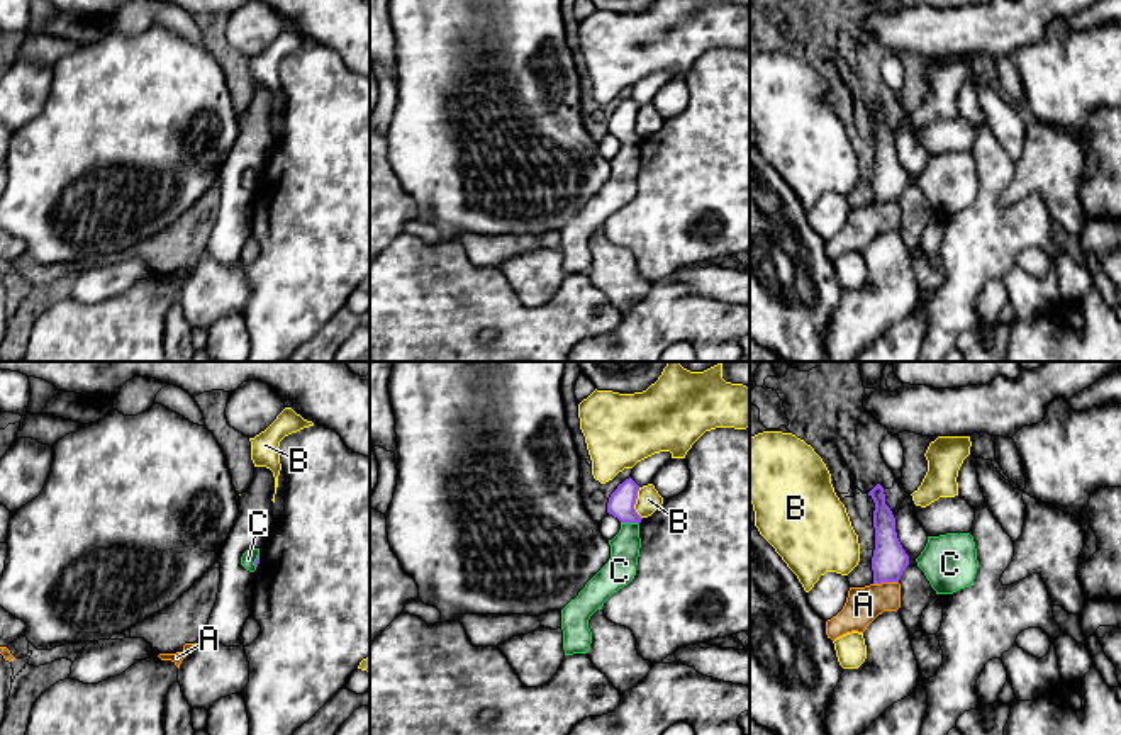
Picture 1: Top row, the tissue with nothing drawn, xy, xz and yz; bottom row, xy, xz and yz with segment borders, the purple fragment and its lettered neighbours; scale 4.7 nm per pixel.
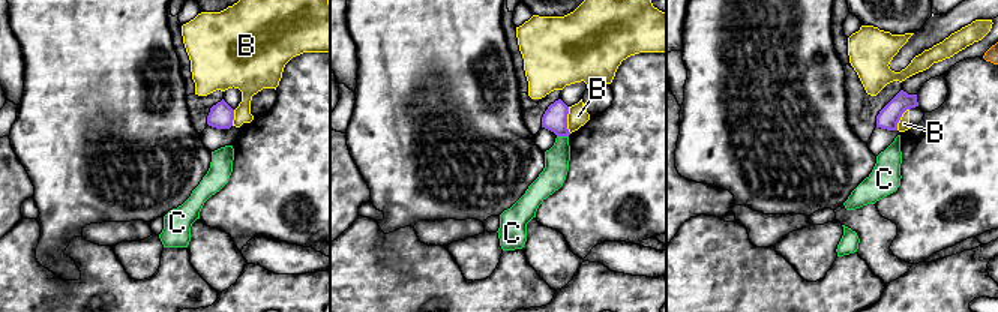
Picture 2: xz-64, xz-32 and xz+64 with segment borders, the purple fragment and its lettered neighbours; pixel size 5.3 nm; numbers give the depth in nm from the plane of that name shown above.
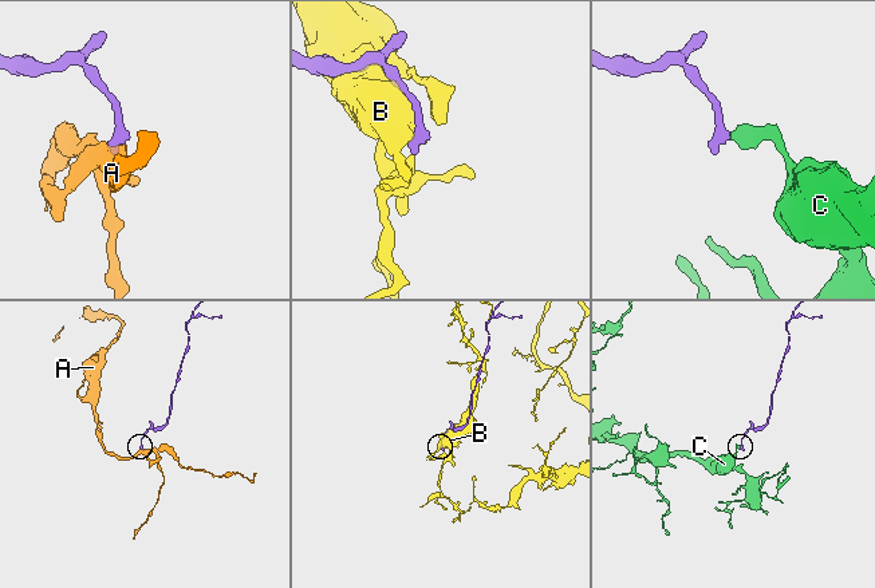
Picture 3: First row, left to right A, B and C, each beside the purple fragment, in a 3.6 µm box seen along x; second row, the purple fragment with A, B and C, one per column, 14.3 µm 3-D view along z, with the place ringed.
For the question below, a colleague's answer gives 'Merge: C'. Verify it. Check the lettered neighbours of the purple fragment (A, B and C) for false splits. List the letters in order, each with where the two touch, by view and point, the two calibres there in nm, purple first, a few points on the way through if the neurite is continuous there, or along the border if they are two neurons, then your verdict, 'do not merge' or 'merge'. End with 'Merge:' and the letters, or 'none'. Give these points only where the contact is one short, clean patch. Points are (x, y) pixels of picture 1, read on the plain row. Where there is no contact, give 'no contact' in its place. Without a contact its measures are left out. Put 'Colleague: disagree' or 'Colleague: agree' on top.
Colleague: agree
A: yz (886, 201) | 160/170 nm | along yz (897, 201), (874, 204) | do not merge
B: xz (635, 123) | 130/110 nm | do not merge
C: xz (630, 141) | 130/150 nm | merge
Merge: C

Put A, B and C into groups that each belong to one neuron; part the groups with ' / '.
A / B / C

